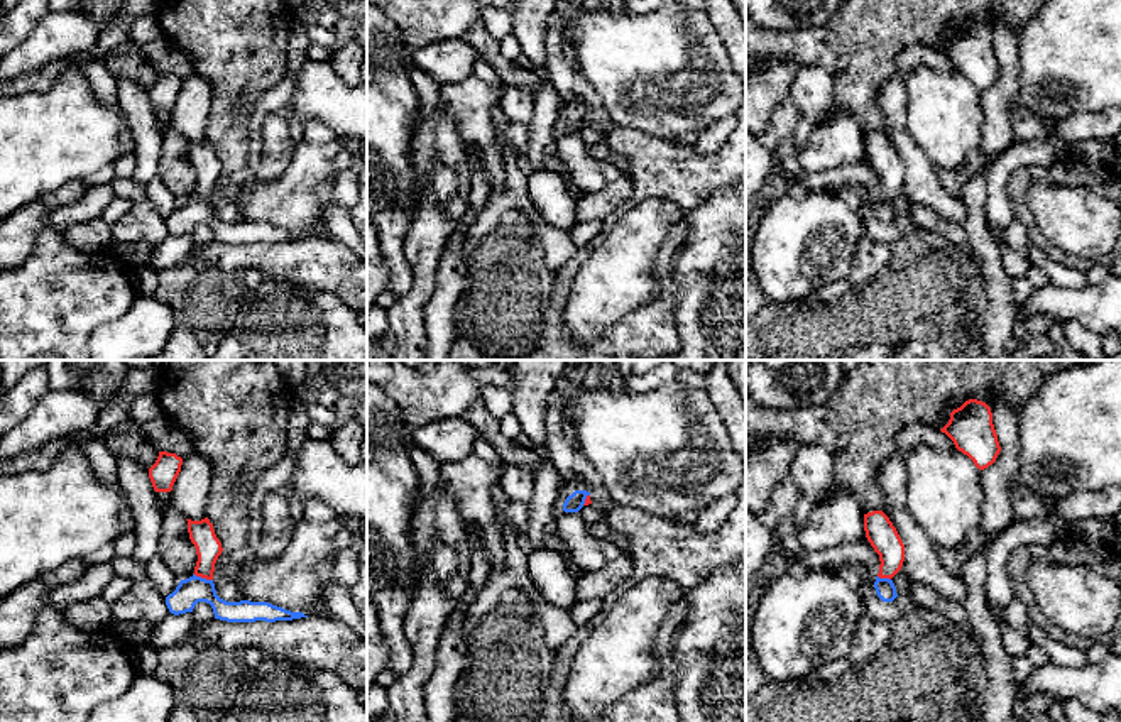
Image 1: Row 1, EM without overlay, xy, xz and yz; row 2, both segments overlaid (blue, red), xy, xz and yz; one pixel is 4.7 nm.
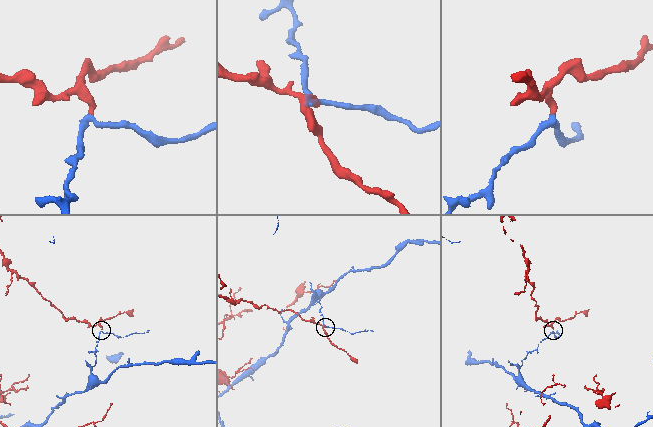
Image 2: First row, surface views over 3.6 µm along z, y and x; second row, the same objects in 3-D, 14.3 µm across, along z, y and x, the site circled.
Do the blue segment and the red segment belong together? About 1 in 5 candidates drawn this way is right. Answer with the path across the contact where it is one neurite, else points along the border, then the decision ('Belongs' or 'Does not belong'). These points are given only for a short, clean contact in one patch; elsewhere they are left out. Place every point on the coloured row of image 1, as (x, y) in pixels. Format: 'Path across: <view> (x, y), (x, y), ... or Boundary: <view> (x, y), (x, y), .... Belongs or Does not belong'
Boundary: xy (195, 574), (212, 580). Does not belong

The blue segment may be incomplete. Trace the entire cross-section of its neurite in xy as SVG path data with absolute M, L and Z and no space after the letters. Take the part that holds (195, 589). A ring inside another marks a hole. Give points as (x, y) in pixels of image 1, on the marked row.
M196 575L181 580L176 590L166 597L166 605L174 615L193 612L198 602L210 604L215 619L227 622L276 622L308 617L303 612L291 612L269 602L227 602L216 595L213 580Z

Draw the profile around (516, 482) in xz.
M507 463L499 477L499 487L509 500L528 506L534 490L534 475L529 468Z

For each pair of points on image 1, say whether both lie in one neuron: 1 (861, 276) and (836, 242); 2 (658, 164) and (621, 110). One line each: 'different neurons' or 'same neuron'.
1: different neurons
2: different neurons

